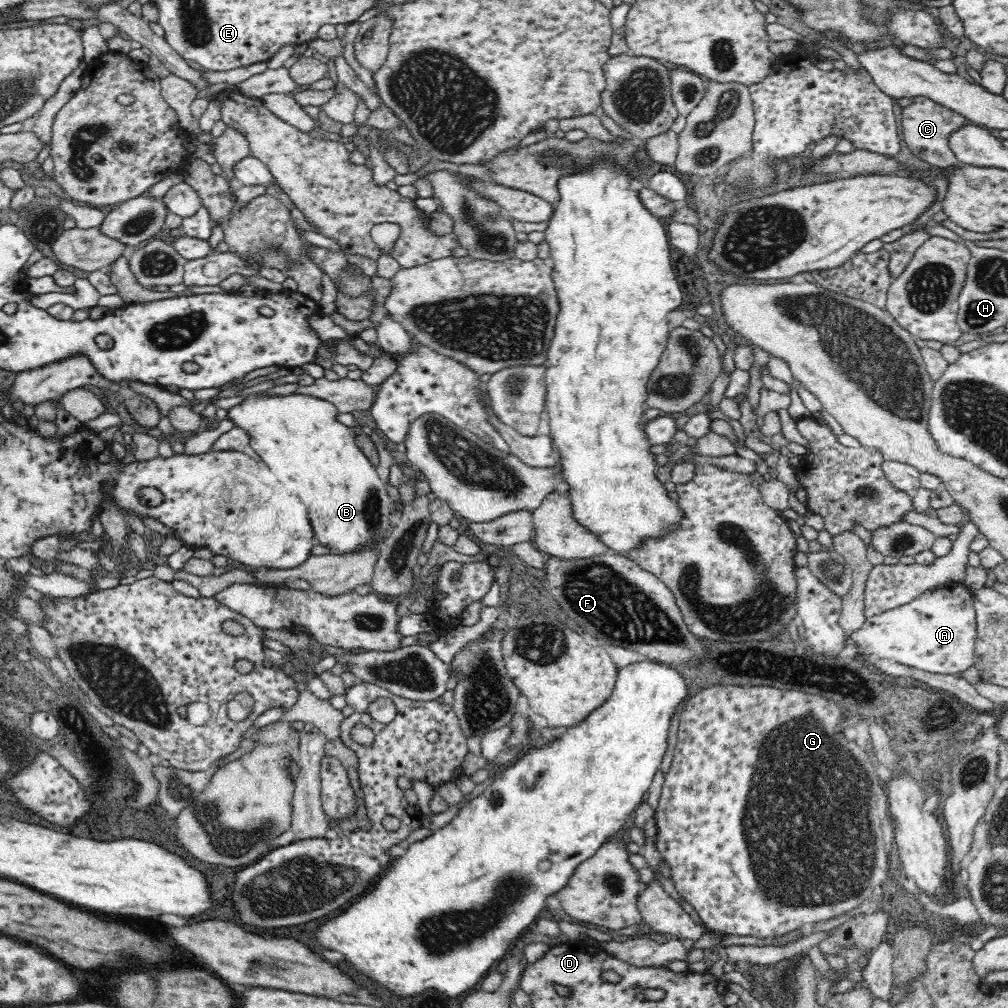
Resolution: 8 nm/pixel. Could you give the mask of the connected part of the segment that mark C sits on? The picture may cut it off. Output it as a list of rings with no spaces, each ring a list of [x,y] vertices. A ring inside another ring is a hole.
[[[913,97],[913,103],[902,109],[902,132],[912,154],[941,170],[960,164],[948,145],[948,134],[954,132],[956,128],[960,128],[967,121],[958,112],[942,106],[928,97]]]

